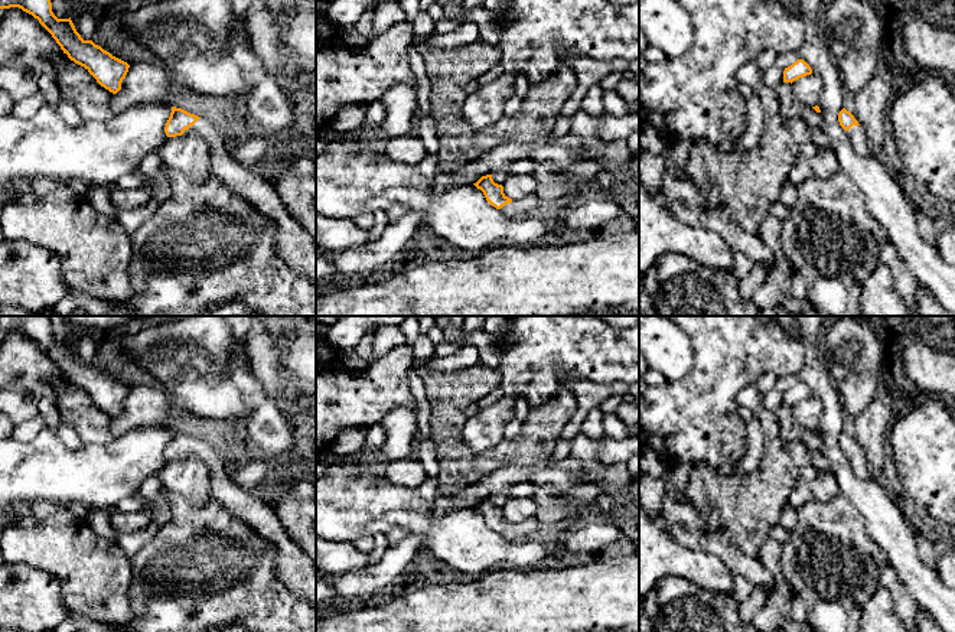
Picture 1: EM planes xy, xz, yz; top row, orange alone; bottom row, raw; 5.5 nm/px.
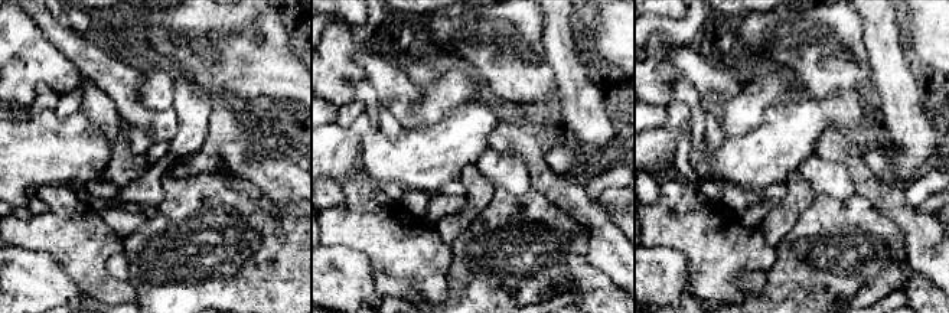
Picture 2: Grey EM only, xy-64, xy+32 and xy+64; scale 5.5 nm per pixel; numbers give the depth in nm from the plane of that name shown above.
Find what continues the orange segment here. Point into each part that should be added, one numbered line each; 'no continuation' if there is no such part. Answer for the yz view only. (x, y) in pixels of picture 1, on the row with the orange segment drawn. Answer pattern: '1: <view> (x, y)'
1: yz (856, 133)

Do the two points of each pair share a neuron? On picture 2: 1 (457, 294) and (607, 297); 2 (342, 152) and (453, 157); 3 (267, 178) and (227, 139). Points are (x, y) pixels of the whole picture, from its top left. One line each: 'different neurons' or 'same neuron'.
1: same neuron
2: same neuron
3: same neuron

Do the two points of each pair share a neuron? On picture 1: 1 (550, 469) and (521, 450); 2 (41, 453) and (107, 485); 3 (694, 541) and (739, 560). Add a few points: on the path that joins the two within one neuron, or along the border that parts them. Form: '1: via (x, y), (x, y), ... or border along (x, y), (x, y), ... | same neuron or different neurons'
1: border along (547, 458), (538, 462), (508, 463), (505, 466) | different neurons
2: via (56, 469), (62, 475), (91, 475) | same neuron
3: via (706, 541), (716, 543), (727, 551) | same neuron

